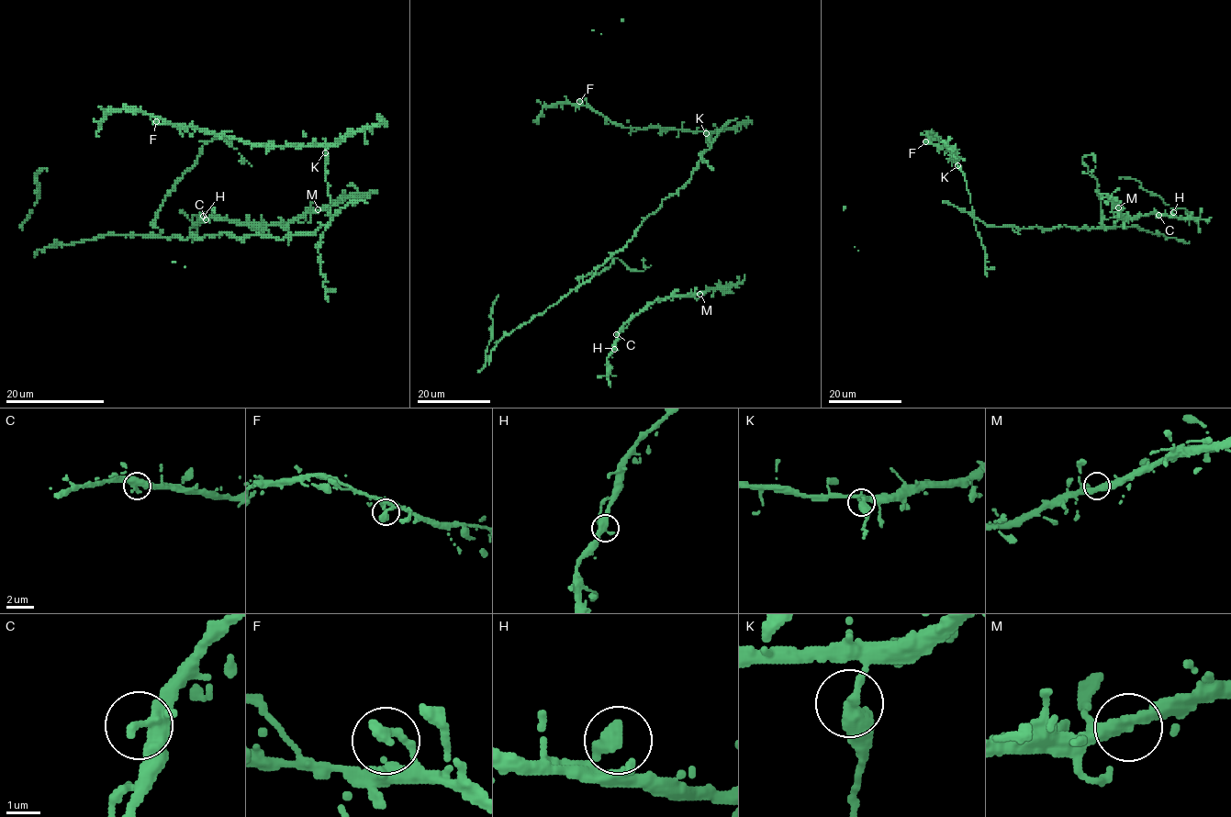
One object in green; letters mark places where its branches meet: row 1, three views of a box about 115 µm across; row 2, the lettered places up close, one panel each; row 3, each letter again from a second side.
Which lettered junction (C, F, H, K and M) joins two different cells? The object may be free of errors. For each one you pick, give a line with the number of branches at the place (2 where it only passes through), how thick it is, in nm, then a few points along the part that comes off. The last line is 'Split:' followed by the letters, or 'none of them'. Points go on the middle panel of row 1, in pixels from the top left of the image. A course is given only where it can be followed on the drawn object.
K: branches 2; calibre 360 nm
Split: K

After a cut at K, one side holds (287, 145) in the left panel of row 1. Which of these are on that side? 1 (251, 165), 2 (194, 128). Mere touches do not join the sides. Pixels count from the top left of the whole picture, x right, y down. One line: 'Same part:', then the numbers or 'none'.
Same part: 2

